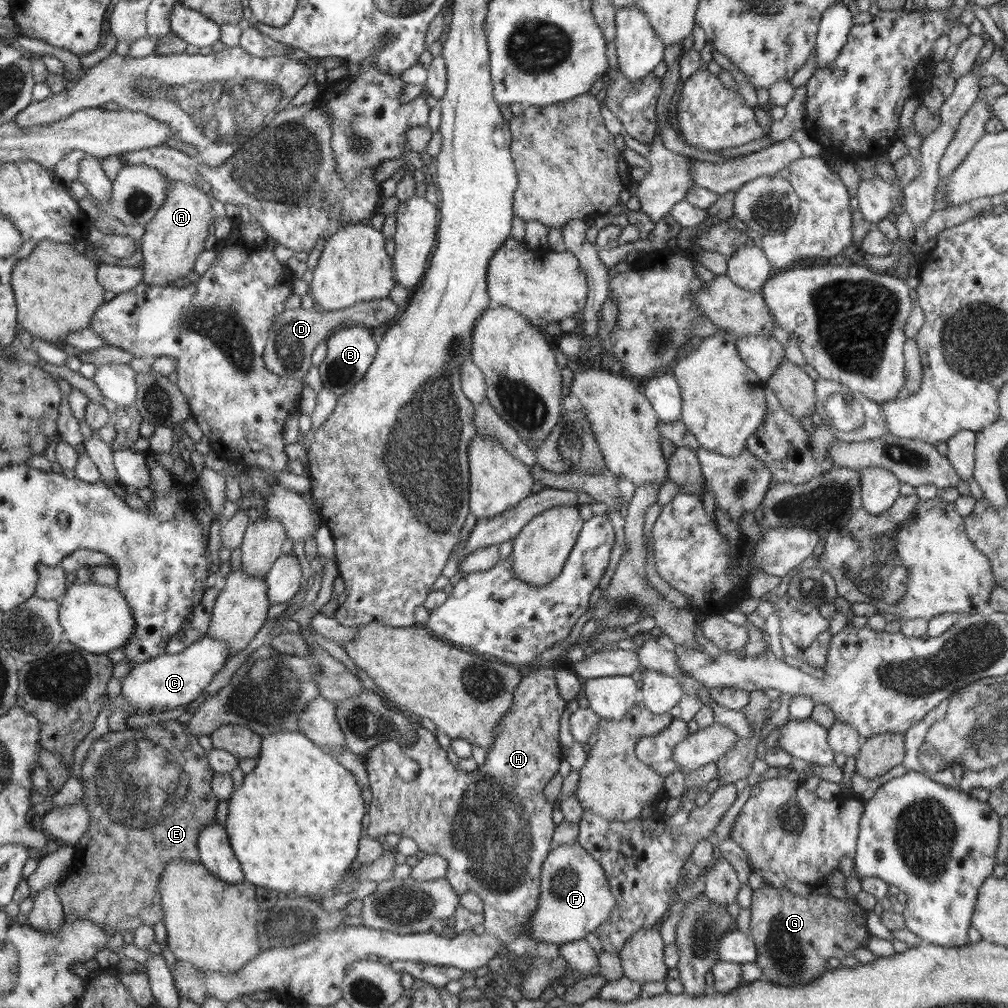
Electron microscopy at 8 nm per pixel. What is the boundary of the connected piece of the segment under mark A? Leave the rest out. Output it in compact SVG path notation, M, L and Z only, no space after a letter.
M176 182L168 184L166 202L145 225L145 233L141 238L144 283L150 286L167 286L194 272L196 258L205 249L208 228L214 218L211 202L212 197L208 189L200 184Z

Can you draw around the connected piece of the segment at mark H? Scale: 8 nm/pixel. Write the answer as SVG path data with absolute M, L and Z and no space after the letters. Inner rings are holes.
M540 667L536 671L532 671L527 676L522 677L522 682L518 684L518 690L514 692L514 704L510 706L510 712L502 718L502 724L498 726L498 734L494 734L494 744L487 750L485 762L478 766L474 774L469 774L462 770L459 766L454 766L448 760L446 751L440 747L438 742L434 740L434 731L428 724L418 724L418 740L412 745L403 745L392 740L386 740L380 742L370 750L365 756L366 771L368 773L368 779L370 781L370 790L372 793L372 800L367 806L367 821L365 822L364 834L369 838L377 839L381 834L400 834L400 837L408 837L416 841L418 849L424 851L426 855L439 855L442 856L448 864L447 874L445 880L449 882L452 889L461 896L461 894L467 892L475 892L478 894L482 902L484 903L483 913L483 925L480 928L494 937L502 939L502 943L506 943L506 948L516 954L516 956L526 956L526 958L546 958L546 960L554 960L560 956L558 944L546 944L546 942L534 942L530 930L528 930L527 923L530 918L534 918L535 909L538 907L540 897L540 884L541 884L541 869L543 868L543 862L546 861L548 854L554 848L553 834L556 828L556 824L552 821L553 804L550 804L545 798L544 788L556 774L559 773L559 768L563 758L563 752L560 745L560 716L564 712L566 706L566 700L560 695L558 690L558 682L556 681L556 671L552 668ZM404 758L412 758L416 760L420 770L418 775L411 782L403 781L398 772L396 766Z

